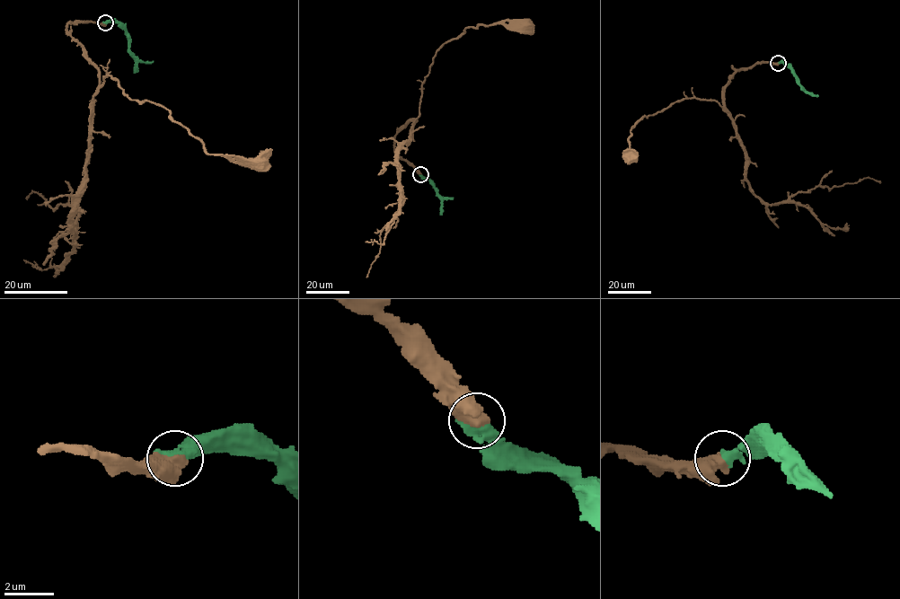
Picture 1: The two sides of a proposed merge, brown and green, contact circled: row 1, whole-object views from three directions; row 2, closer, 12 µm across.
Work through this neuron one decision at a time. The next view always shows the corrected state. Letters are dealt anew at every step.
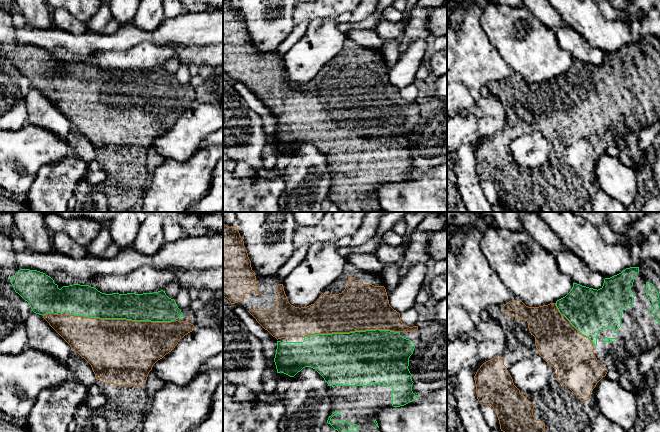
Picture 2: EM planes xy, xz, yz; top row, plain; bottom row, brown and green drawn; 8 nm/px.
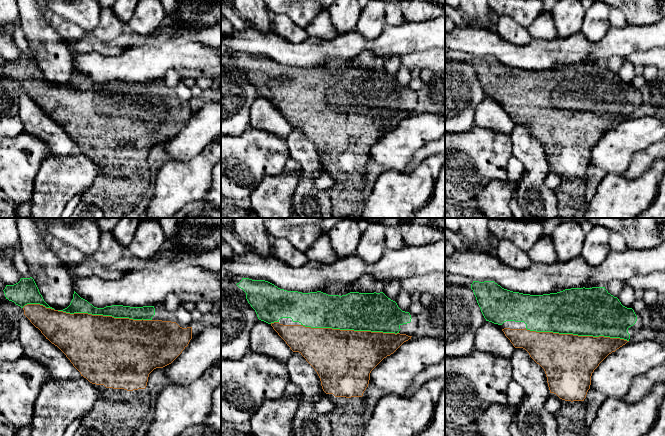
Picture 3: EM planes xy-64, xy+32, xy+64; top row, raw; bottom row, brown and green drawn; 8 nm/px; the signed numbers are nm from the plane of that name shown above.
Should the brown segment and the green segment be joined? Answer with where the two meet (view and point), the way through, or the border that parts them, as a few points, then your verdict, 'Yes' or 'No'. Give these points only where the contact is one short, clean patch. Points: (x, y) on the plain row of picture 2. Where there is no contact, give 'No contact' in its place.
Touches brown at xy (123, 95). Yes

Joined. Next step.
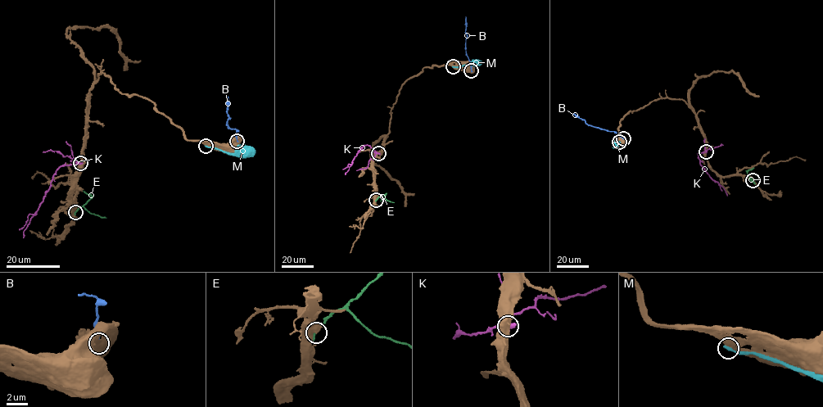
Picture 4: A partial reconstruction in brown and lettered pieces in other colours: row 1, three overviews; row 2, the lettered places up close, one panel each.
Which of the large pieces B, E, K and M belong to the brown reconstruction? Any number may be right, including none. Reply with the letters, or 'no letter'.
no letter

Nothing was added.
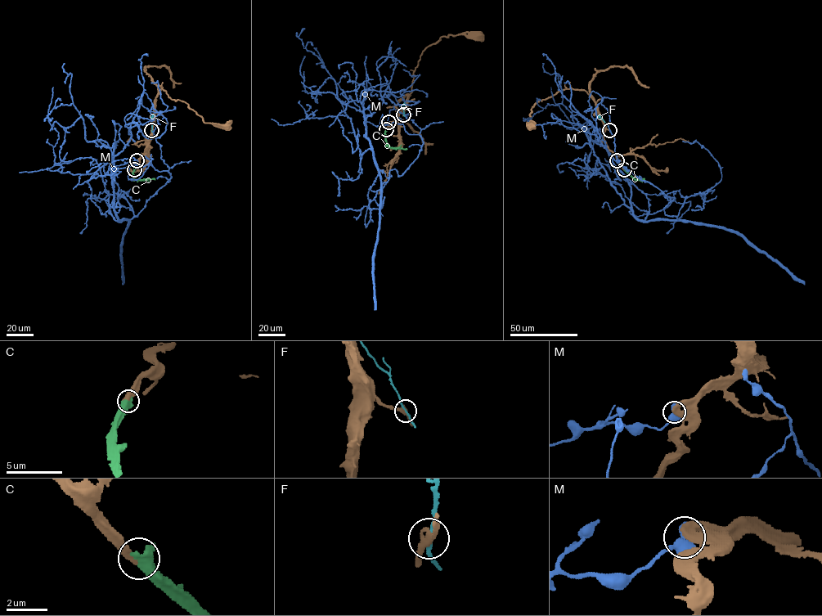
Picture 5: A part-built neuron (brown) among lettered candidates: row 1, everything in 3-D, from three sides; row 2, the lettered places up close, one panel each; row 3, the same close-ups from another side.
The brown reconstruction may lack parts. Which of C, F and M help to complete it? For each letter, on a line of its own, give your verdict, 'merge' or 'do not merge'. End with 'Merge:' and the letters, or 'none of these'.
C: merge
F: do not merge
M: do not merge
Merge: C

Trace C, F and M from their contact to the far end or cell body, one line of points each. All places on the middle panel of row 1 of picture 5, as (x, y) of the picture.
C: (386, 129), (387, 143), (391, 147), (407, 149)
F: (403, 114), (405, 104)
M: (388, 122), (366, 122), (383, 183), (390, 170), (403, 173), (423, 142), (409, 113), (393, 106), (387, 121)

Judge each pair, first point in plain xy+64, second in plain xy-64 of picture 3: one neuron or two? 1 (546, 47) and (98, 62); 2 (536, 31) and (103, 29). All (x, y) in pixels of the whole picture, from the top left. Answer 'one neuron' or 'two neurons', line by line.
1: two neurons
2: one neuron

